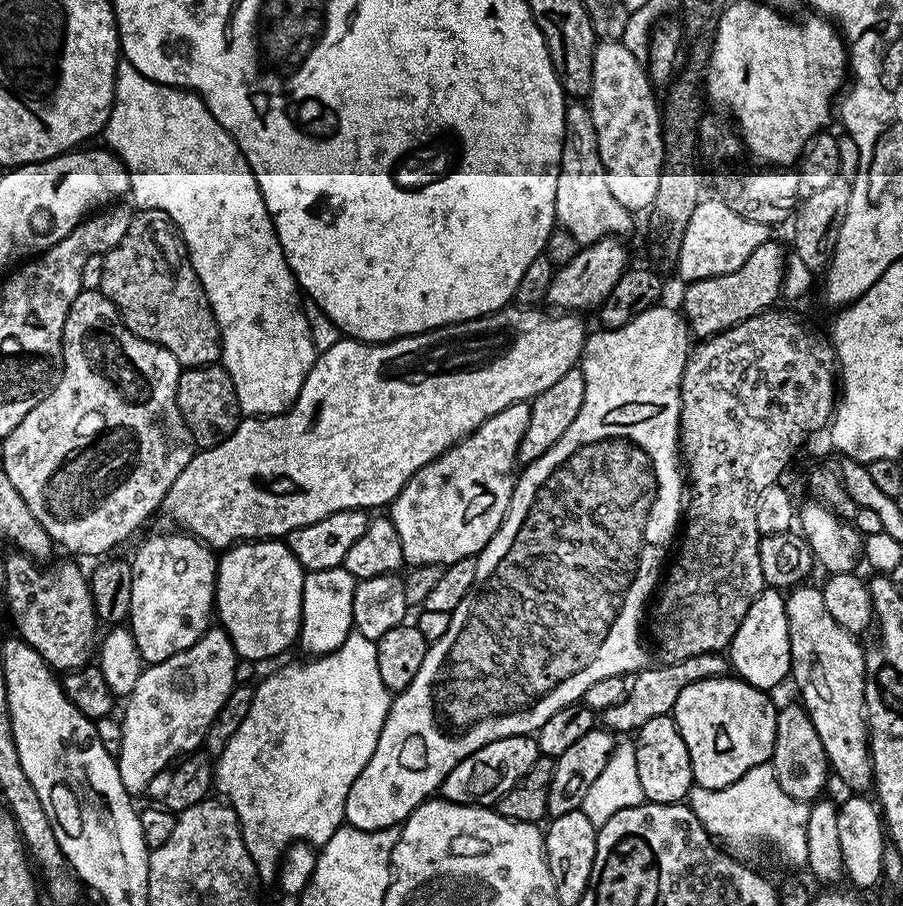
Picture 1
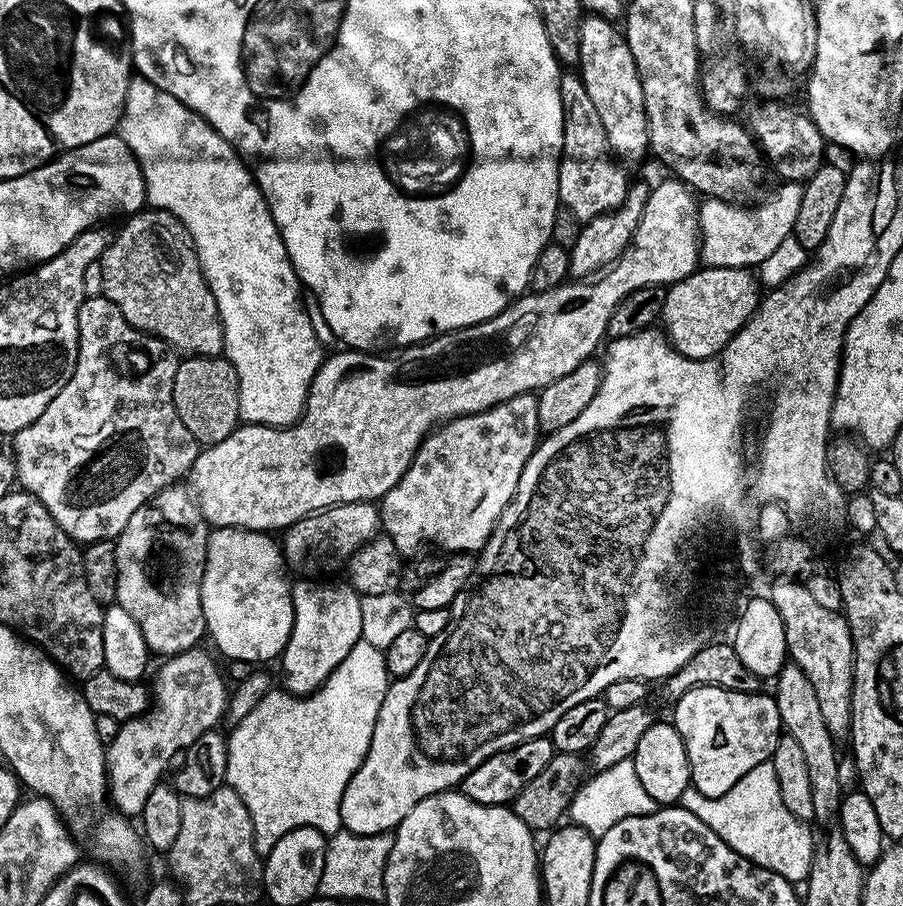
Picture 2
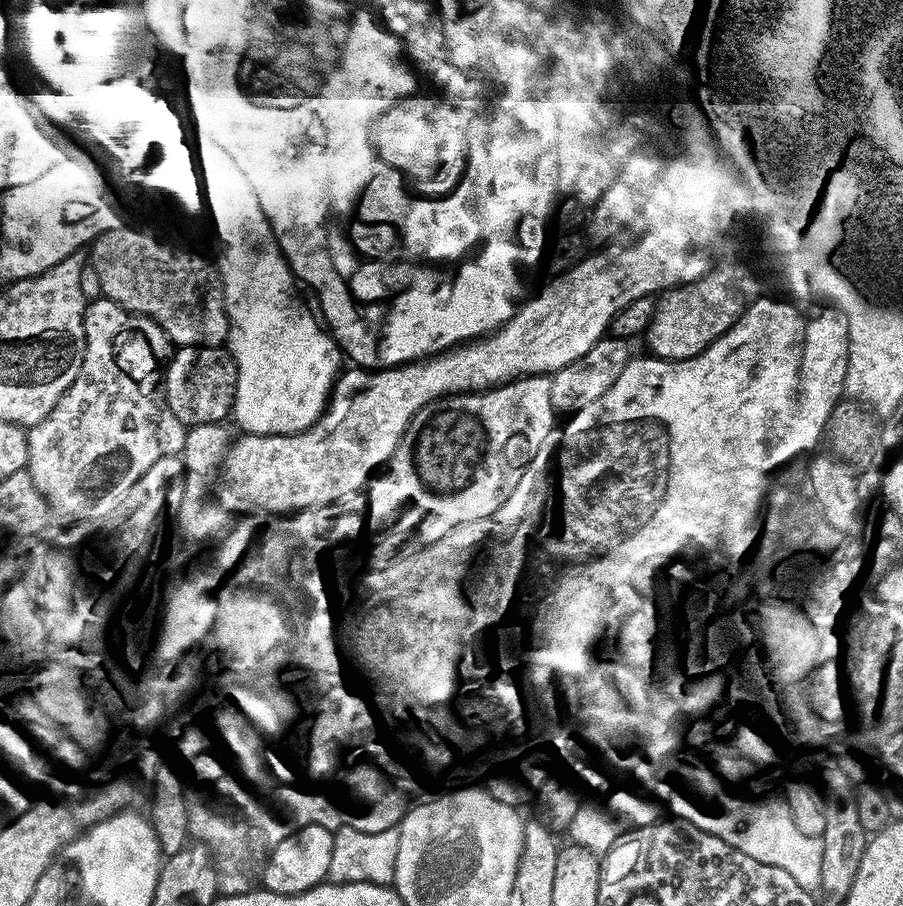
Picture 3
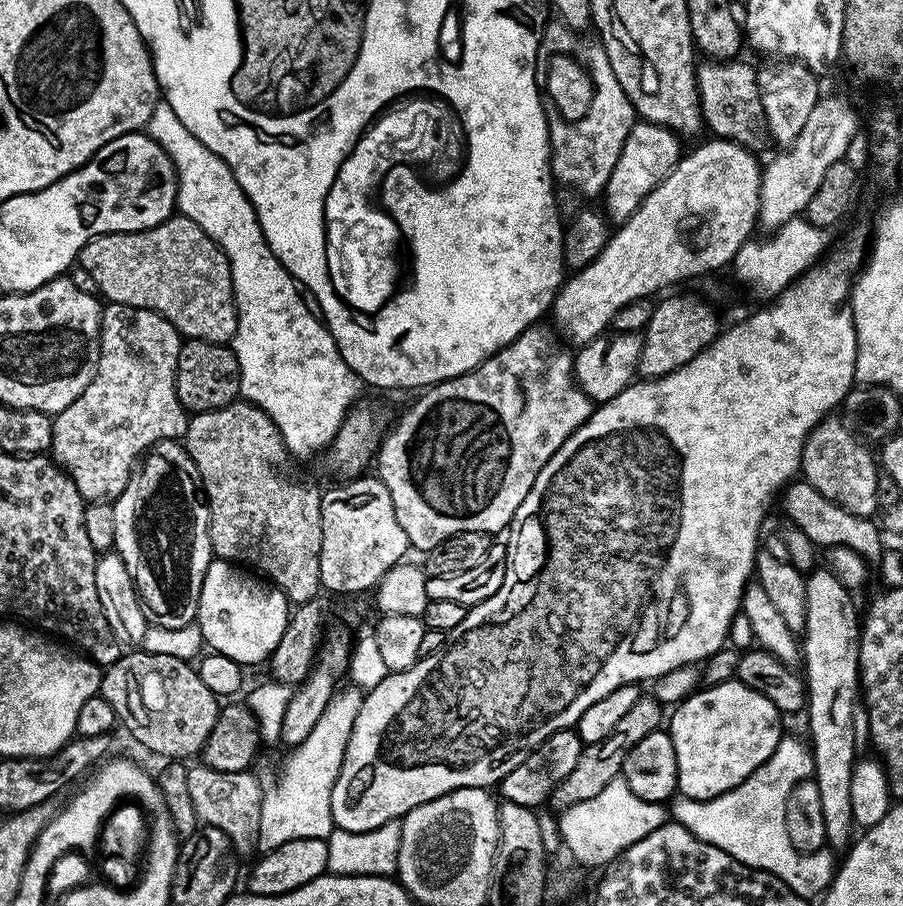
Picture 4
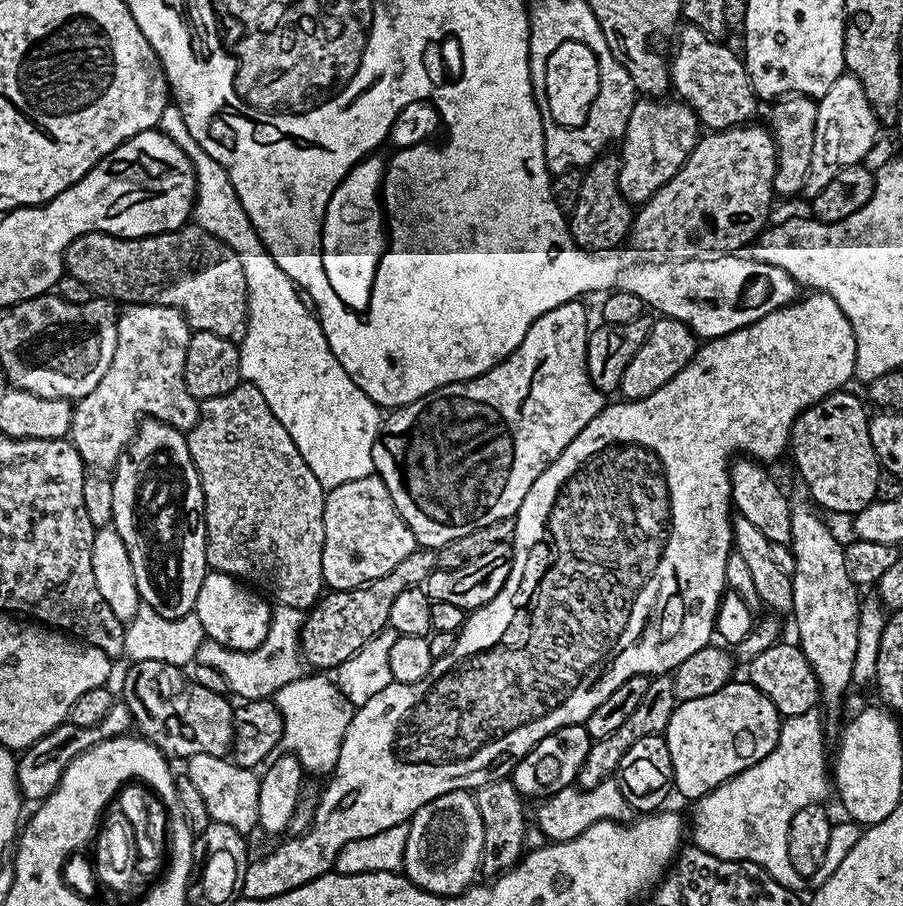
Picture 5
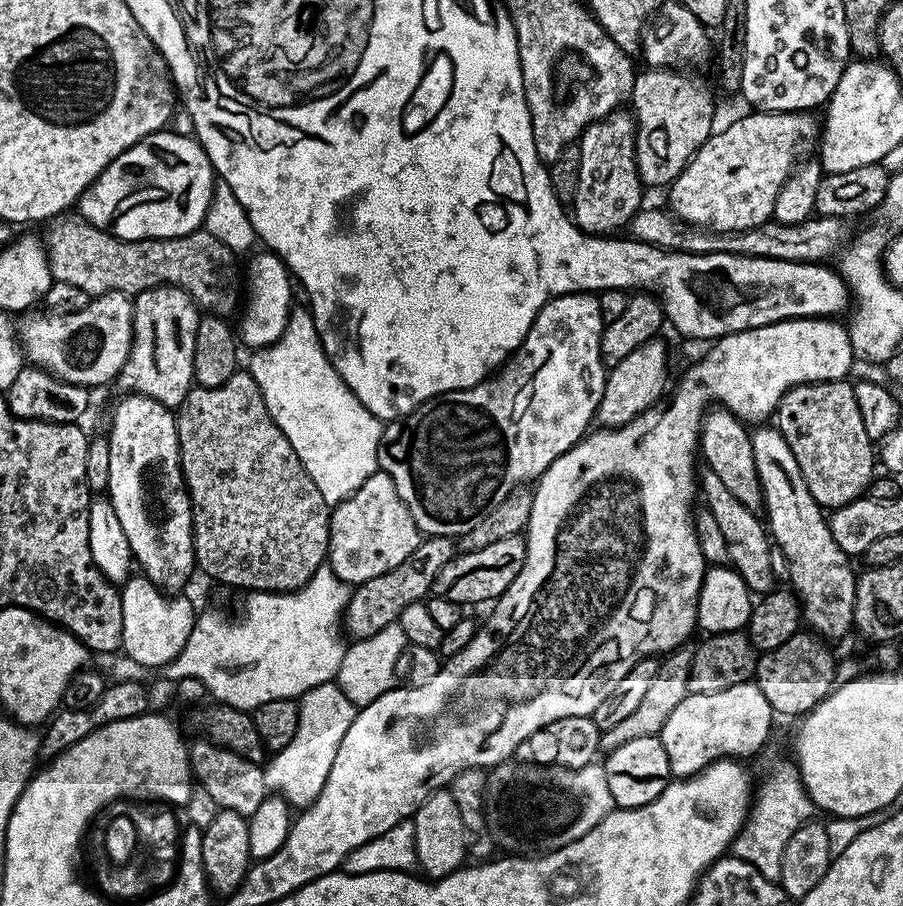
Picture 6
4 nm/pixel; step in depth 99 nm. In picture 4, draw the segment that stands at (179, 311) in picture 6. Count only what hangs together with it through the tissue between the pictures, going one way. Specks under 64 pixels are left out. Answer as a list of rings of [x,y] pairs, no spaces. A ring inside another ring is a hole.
[[[109,303],[103,309],[100,318],[100,357],[98,358],[98,370],[94,374],[90,386],[86,386],[86,390],[82,390],[82,394],[78,398],[74,398],[74,402],[70,402],[70,406],[66,406],[66,410],[55,413],[52,422],[50,455],[67,472],[69,478],[74,482],[74,486],[78,486],[80,495],[84,497],[85,501],[116,501],[119,495],[125,490],[127,480],[130,478],[133,468],[137,467],[138,461],[150,448],[155,446],[160,440],[179,441],[186,434],[190,416],[180,404],[180,399],[176,393],[176,367],[178,366],[178,354],[180,353],[181,343],[182,337],[177,332],[175,326],[166,318],[158,315],[157,312],[114,303]]]

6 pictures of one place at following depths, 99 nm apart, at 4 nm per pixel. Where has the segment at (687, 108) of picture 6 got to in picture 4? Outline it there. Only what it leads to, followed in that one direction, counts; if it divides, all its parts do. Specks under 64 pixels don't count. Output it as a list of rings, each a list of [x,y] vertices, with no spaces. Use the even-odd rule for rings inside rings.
[[[637,122],[632,127],[626,142],[622,146],[622,154],[618,154],[618,162],[614,166],[614,171],[610,173],[610,182],[606,182],[602,193],[602,201],[604,200],[602,211],[613,225],[619,226],[626,223],[639,210],[645,198],[672,173],[682,155],[680,144],[682,144],[681,137],[677,136],[669,128],[663,128],[660,124]]]

